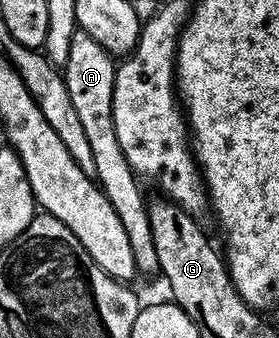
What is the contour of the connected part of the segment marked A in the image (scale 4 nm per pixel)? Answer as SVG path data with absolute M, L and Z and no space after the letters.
M77 30L70 42L70 54L62 66L62 73L69 91L70 99L78 112L79 121L87 141L90 142L91 153L94 154L95 179L106 194L106 198L114 206L118 218L122 218L122 226L126 226L126 238L130 238L130 246L134 250L134 262L141 273L160 272L158 256L155 253L154 237L150 230L148 204L140 193L141 181L130 170L130 162L126 162L126 154L122 154L122 146L118 146L118 134L114 134L114 78L117 61L90 34Z

